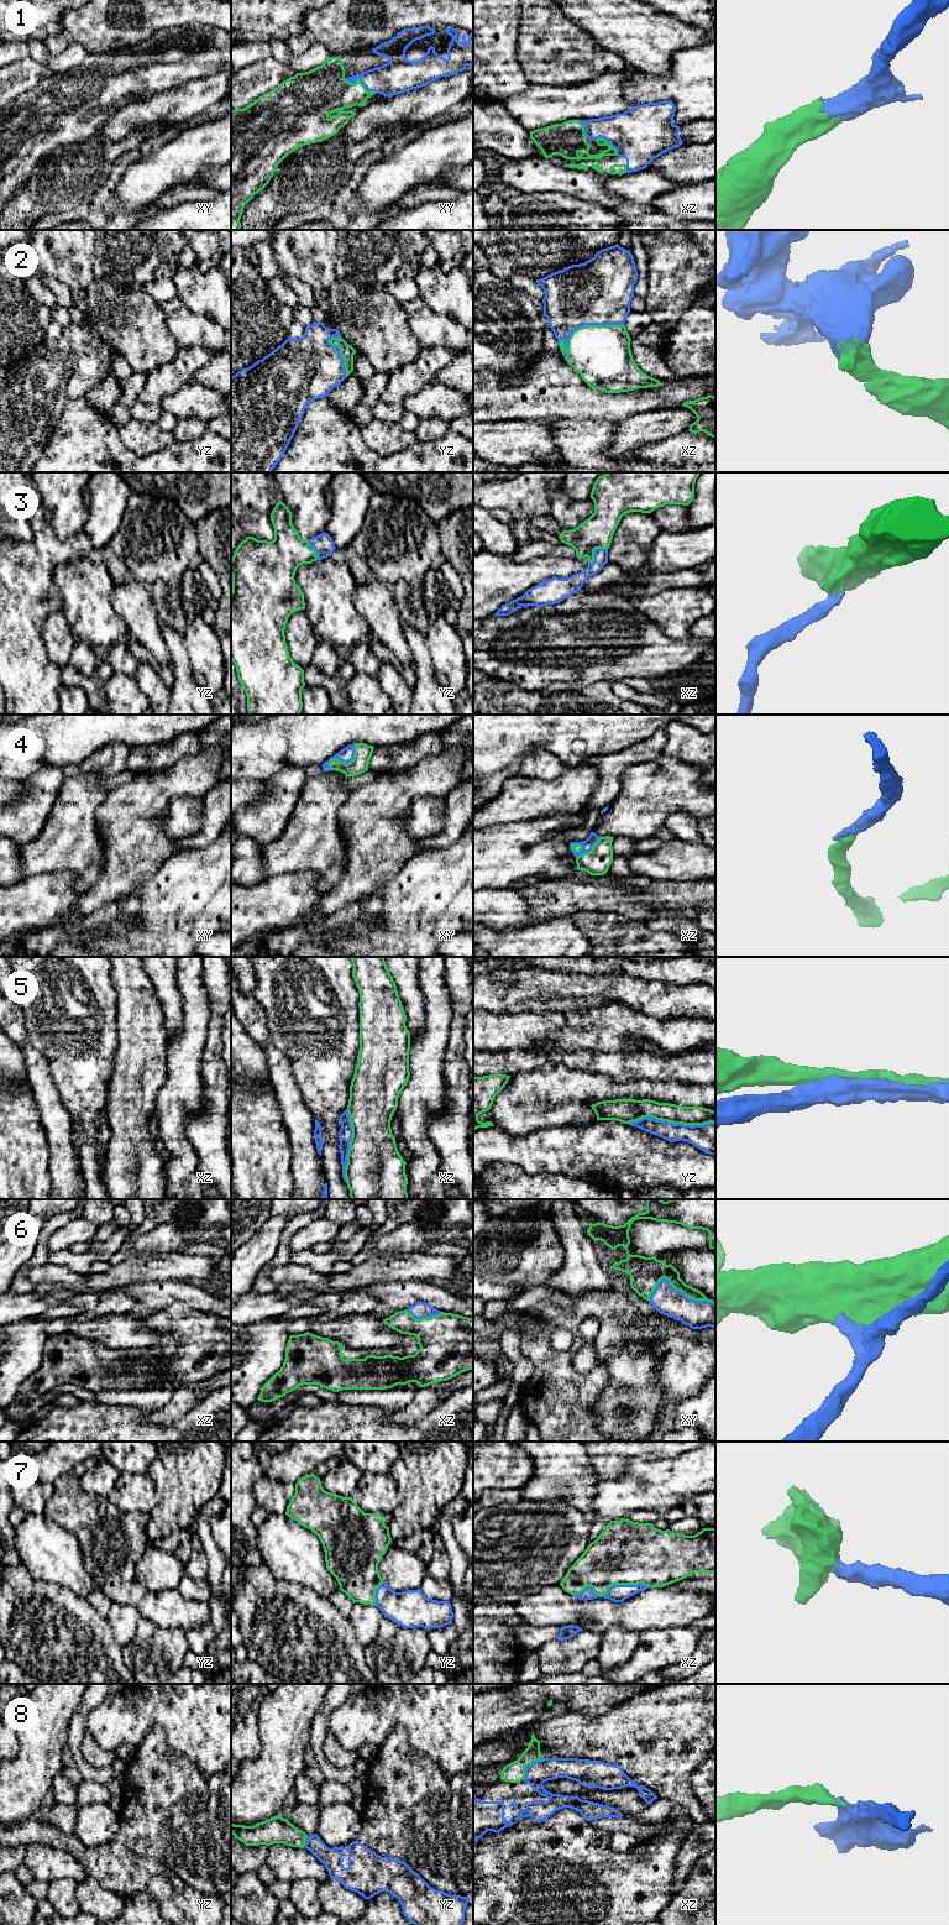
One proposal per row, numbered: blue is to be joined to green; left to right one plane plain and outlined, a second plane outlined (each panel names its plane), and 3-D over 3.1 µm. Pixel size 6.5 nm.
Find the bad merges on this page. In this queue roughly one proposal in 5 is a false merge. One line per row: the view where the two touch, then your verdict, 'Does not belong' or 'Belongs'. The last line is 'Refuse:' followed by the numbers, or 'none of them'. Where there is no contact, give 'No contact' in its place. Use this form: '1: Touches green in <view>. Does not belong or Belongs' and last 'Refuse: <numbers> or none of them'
1: Touches green in xy. Belongs
2: Touches green in xz. Belongs
3: Touches green in xz. Belongs
4: Touches green in xz. Belongs
5: Touches green in yz. Does not belong
6: Touches green in xy. Belongs
7: Touches green in xz. Belongs
8: Touches green in xz. Belongs
Refuse: 5

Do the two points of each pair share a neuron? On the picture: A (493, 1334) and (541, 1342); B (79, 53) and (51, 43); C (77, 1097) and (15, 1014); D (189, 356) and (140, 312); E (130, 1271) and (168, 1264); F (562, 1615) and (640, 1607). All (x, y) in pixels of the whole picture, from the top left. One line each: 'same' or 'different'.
A: different
B: different
C: different
D: different
E: same
F: same

